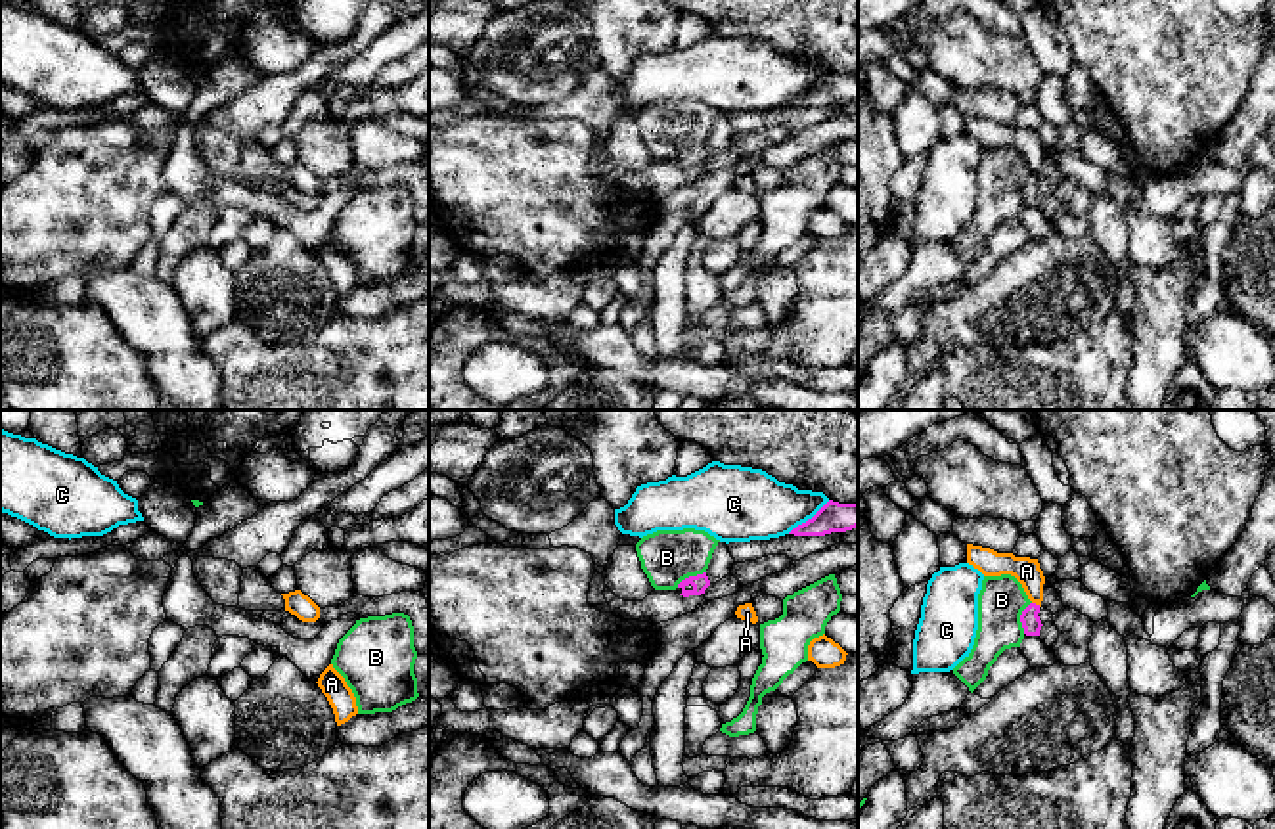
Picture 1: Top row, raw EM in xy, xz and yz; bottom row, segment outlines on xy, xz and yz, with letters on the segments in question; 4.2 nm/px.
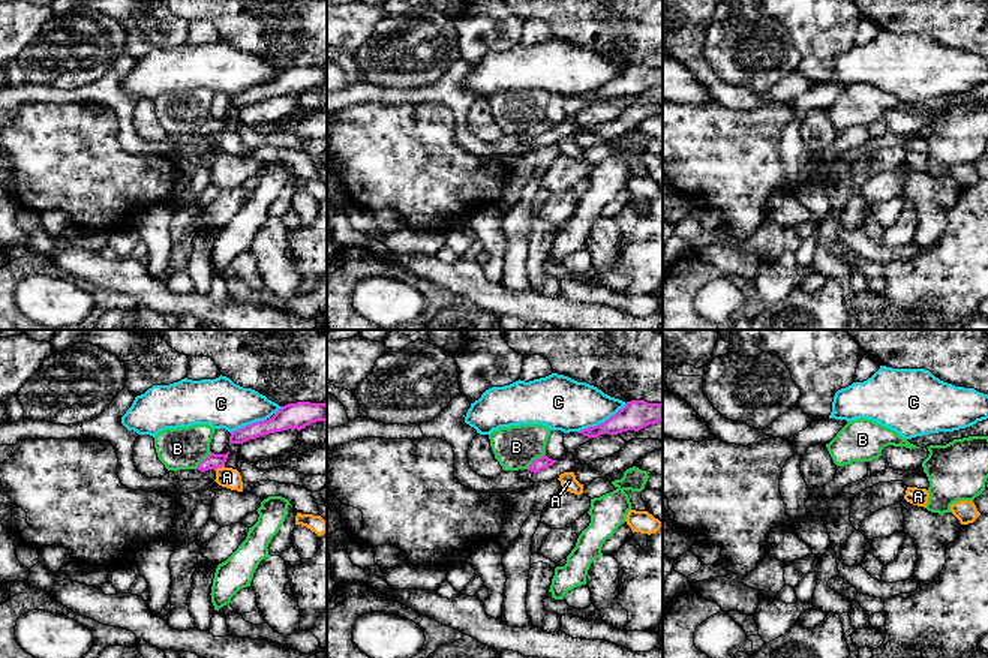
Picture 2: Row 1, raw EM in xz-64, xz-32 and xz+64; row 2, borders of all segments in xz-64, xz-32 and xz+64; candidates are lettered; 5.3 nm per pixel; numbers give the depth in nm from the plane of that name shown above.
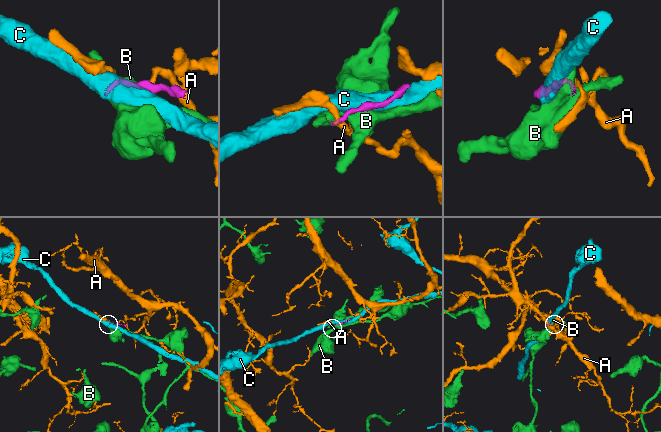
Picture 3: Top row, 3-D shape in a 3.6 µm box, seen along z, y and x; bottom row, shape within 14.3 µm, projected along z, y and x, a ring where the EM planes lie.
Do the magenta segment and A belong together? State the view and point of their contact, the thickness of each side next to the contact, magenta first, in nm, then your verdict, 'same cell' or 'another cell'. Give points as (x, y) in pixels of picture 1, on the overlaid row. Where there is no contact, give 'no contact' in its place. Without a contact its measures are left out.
contact yz (1034, 604); calibres 80 and 110 nm; another cell

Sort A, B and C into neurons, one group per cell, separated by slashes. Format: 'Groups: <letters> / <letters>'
Groups: A / B / C

